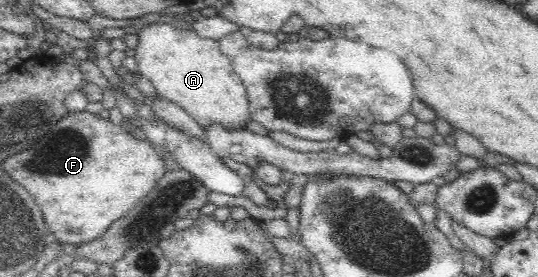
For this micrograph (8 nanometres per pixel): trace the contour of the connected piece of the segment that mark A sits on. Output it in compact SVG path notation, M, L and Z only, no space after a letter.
M158 21L144 25L135 34L137 71L153 84L158 95L182 107L200 127L213 122L240 129L249 121L245 86L234 72L230 59L223 55L217 40L199 37L191 27Z

